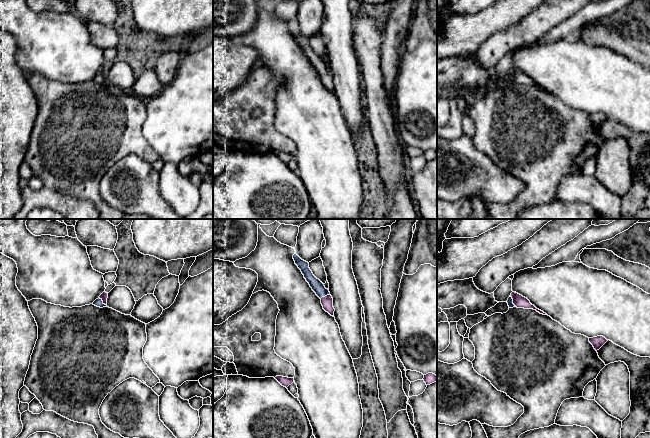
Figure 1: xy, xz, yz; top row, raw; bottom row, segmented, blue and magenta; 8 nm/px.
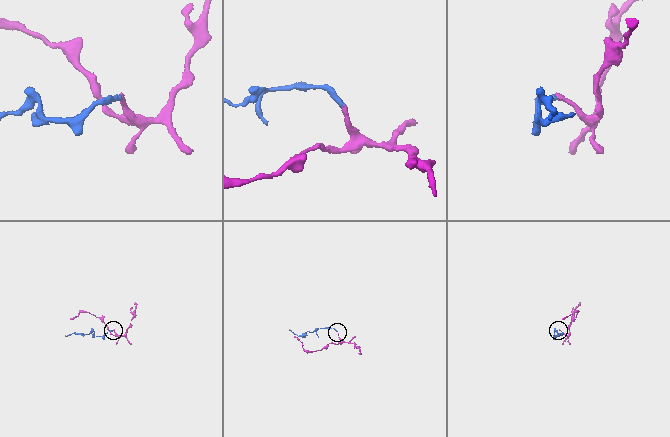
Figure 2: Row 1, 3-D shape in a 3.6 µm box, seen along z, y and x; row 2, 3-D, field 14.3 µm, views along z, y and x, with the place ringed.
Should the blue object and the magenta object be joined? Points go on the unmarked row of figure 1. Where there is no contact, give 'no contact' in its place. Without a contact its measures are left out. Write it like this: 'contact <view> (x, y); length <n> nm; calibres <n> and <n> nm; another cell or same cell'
contact yz (512, 77); length 110 nm; calibres 50 and 100 nm; same cell

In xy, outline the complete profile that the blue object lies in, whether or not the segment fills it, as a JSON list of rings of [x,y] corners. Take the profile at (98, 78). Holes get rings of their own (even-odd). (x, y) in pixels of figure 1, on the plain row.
[[[103,68],[98,75],[96,75],[93,78],[93,81],[103,84],[103,83],[107,83],[107,74],[108,74],[108,69]]]

